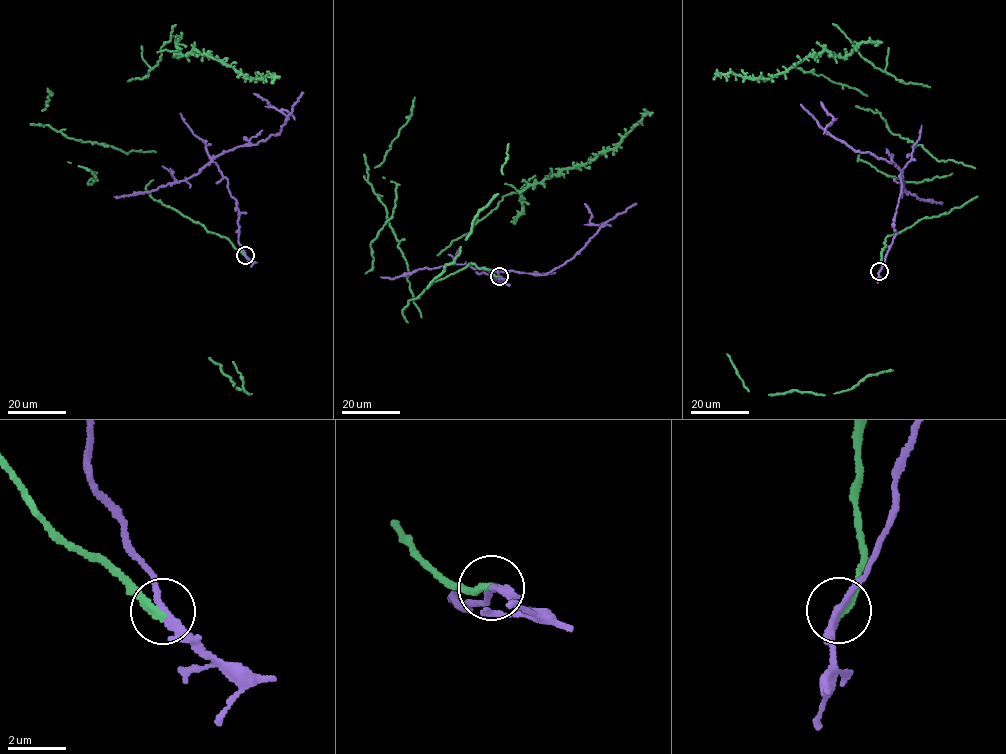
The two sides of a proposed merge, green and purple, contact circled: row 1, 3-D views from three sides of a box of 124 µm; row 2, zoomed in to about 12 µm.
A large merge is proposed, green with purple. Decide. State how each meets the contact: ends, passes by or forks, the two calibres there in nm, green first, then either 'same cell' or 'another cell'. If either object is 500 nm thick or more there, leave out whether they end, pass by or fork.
green ends; purple passes by; calibres 320 and 240 nm; another cell

